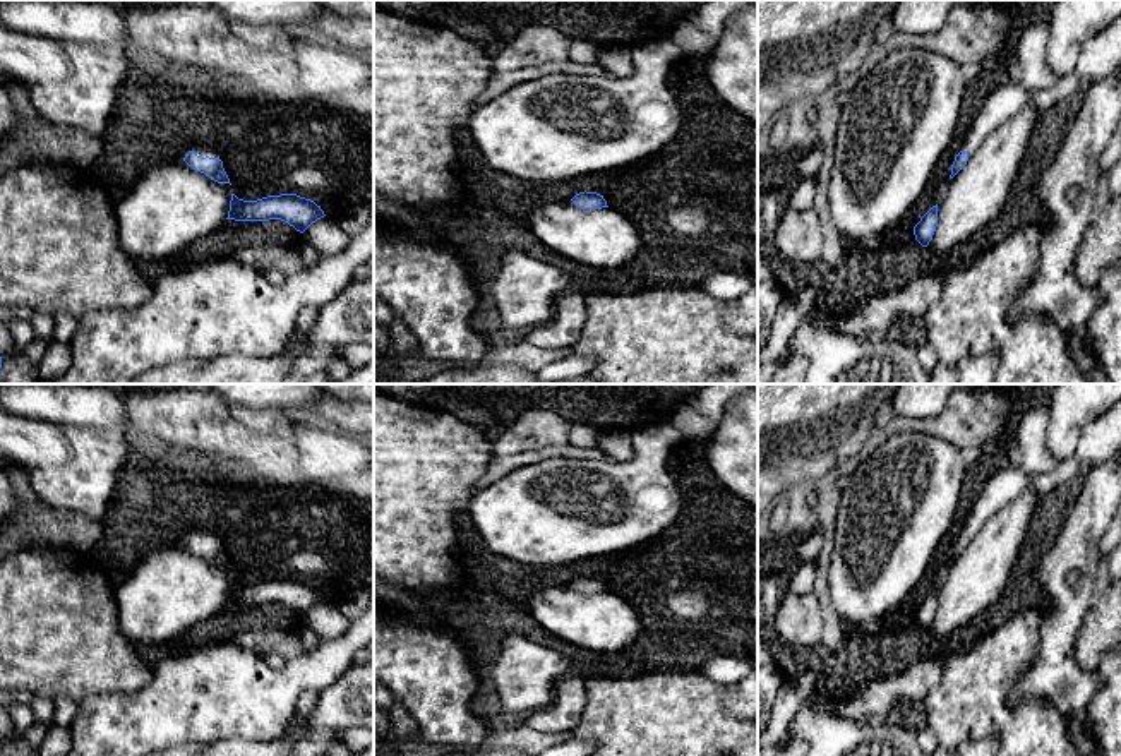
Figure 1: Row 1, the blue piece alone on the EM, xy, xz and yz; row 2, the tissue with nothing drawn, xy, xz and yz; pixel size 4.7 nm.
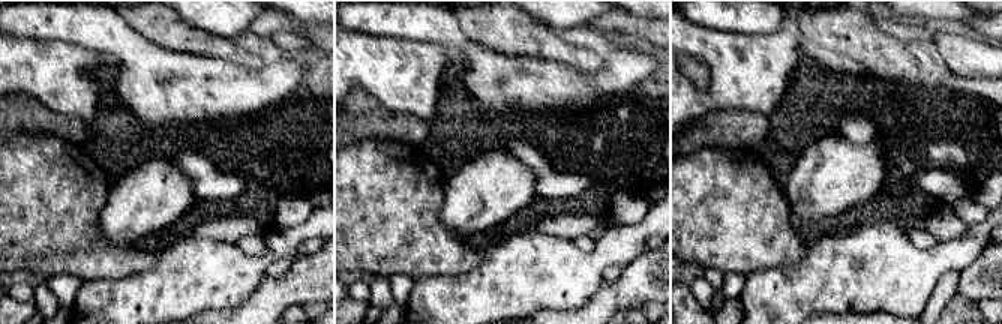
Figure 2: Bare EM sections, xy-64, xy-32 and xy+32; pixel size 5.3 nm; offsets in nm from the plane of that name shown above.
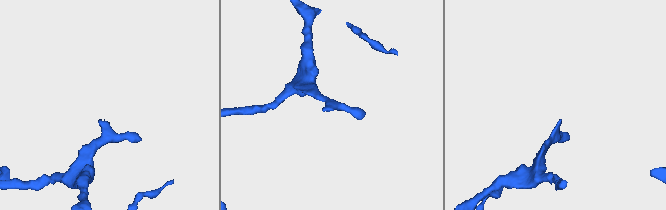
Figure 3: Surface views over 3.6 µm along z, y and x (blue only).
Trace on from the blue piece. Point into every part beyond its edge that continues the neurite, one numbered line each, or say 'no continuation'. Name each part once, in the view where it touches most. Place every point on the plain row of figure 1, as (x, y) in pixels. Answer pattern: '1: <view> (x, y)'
1: xy (201, 534)

